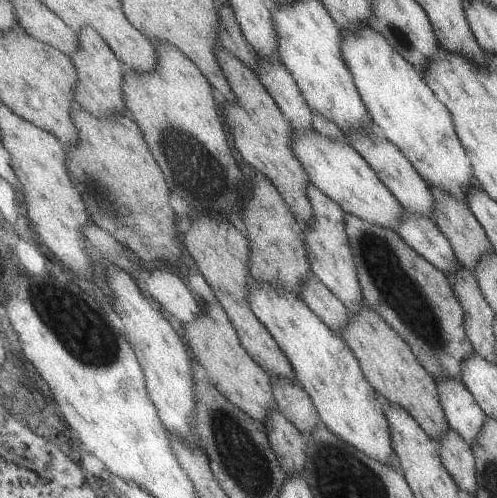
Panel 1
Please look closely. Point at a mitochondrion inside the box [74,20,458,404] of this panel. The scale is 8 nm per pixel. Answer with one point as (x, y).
(398, 288)

